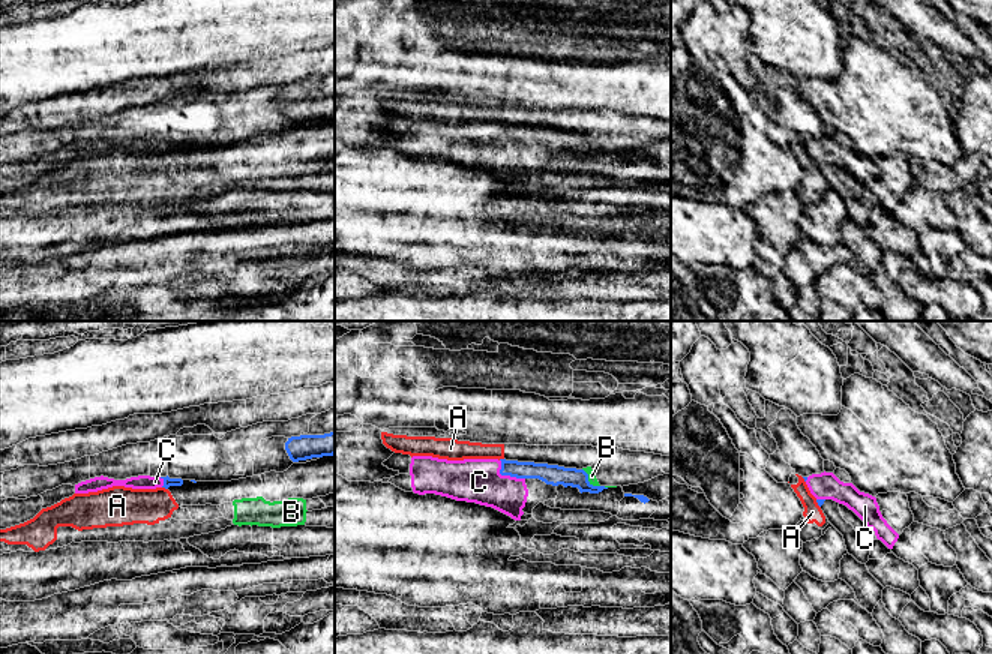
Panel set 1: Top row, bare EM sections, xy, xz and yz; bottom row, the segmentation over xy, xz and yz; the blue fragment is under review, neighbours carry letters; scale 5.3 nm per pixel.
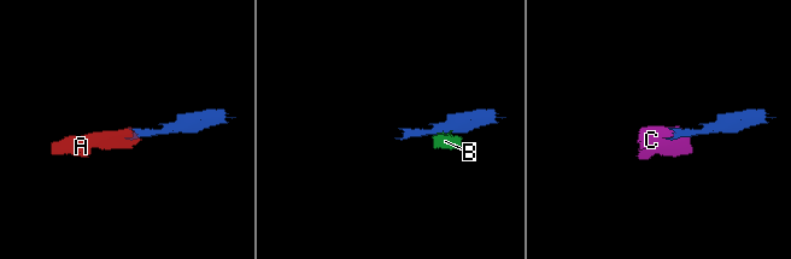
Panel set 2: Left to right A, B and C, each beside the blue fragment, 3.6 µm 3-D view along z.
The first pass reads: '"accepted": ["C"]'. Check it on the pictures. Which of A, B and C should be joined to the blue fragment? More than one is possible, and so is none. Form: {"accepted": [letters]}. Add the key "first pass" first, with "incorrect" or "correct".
{"first pass": "correct", "accepted": ["C"]}

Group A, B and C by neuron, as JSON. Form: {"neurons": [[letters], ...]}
{"neurons": [["A", "B"], ["C"]]}

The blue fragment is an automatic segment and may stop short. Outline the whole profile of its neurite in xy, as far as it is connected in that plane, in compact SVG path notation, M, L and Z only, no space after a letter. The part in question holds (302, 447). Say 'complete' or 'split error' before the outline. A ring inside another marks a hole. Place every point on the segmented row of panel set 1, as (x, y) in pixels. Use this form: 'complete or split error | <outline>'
complete | M335 432L324 435L291 436L285 450L293 462L335 454Z

